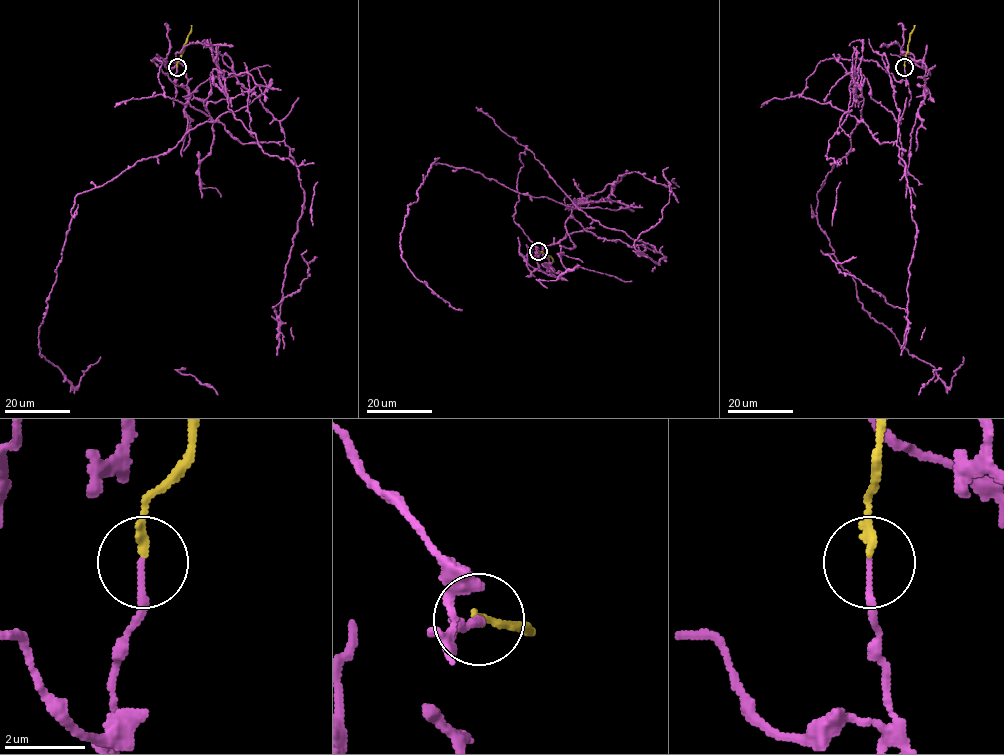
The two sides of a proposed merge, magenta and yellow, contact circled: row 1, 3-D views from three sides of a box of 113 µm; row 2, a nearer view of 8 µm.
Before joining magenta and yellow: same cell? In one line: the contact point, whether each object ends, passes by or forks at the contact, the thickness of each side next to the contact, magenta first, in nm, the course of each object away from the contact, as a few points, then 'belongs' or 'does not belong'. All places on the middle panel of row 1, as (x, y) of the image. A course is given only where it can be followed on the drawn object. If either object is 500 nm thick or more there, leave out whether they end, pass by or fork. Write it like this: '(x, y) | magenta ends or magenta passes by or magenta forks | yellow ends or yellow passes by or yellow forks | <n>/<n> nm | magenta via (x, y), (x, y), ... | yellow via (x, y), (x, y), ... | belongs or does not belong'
(538, 251) | magenta ends | yellow ends | 140/200 nm | magenta via (538, 251), (514, 220), (526, 147), (575, 208), (432, 163), (408, 205), (401, 256), (462, 309) | yellow via (538, 251), (553, 261) | does not belong

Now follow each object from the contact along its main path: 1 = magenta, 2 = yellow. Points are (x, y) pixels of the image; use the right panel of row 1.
1: (904, 67), (832, 58), (807, 79), (800, 94), (861, 121), (817, 223), (862, 307), (947, 387), (963, 356)
2: (904, 67), (909, 35), (915, 25)

